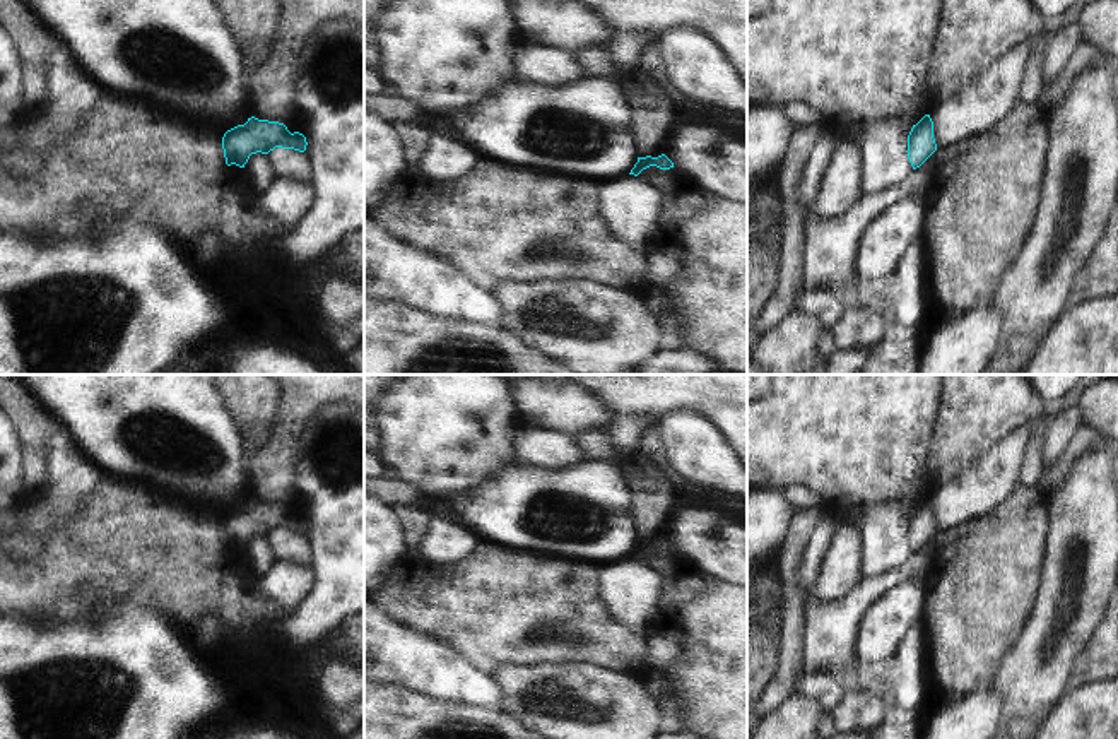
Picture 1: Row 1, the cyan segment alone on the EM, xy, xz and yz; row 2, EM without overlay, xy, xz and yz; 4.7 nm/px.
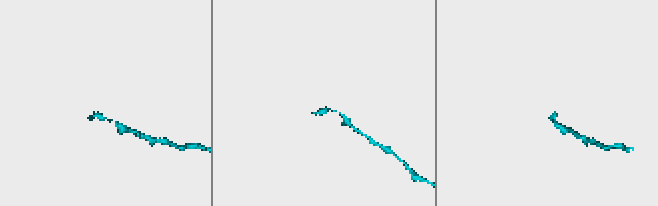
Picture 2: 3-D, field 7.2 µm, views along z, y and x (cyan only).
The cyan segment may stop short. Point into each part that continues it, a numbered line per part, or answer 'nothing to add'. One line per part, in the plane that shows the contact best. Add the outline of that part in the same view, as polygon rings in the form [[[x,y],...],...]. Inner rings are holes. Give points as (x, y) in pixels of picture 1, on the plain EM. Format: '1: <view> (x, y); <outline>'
nothing to add

